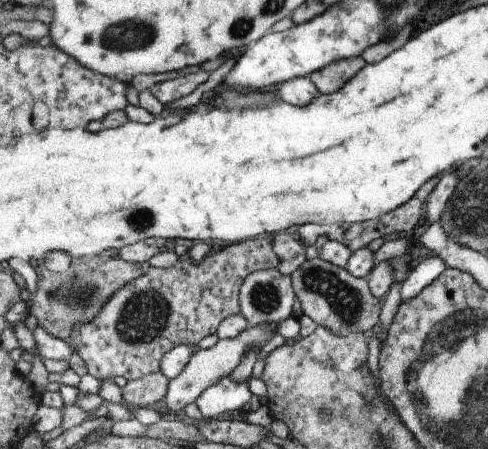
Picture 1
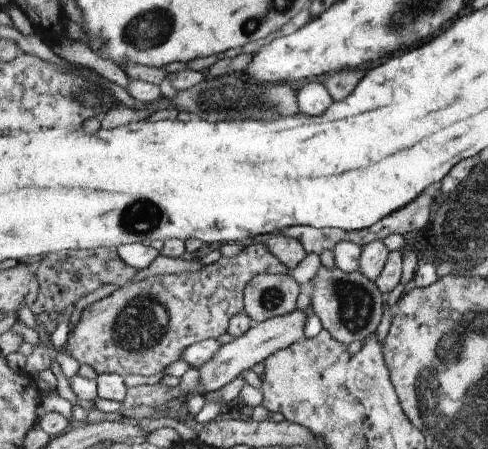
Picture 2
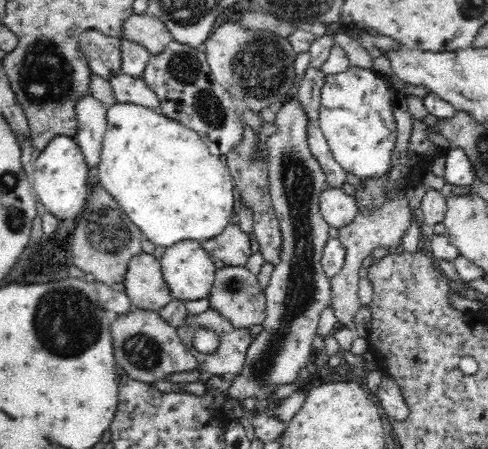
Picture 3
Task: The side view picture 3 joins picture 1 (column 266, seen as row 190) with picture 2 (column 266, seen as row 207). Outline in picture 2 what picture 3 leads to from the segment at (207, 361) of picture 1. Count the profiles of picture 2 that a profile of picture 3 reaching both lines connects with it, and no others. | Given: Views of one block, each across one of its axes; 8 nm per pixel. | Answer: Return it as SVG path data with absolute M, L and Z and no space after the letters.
M301 310L293 312L293 314L287 314L287 316L279 316L279 318L271 318L267 322L261 322L261 324L255 324L245 336L241 338L235 338L231 340L229 344L225 344L215 356L213 360L209 360L207 364L203 364L199 368L201 372L201 396L209 394L209 392L215 392L223 386L227 386L229 382L237 380L241 374L245 374L247 370L251 370L255 364L263 364L269 356L281 352L281 350L287 350L289 346L297 344L299 340L305 340L305 324L307 324L307 318Z

